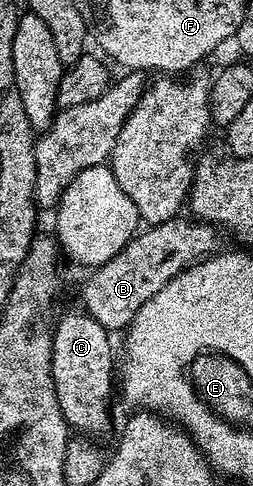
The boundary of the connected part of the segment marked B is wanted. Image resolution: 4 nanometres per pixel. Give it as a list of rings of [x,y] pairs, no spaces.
[[[184,218],[145,226],[120,252],[97,266],[85,281],[84,292],[80,295],[83,310],[109,333],[123,332],[138,309],[142,309],[142,305],[146,305],[146,301],[150,301],[150,297],[154,297],[154,293],[173,277],[221,250],[220,239],[216,236],[218,231],[213,224]]]

